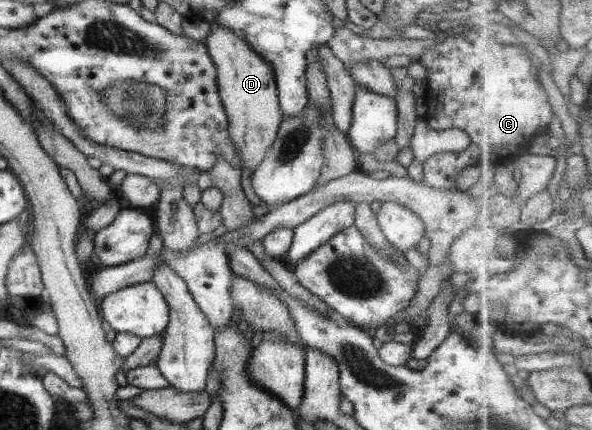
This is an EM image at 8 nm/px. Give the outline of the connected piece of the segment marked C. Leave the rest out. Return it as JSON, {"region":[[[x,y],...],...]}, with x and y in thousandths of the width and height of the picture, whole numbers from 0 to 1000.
{"region":[[[791,51],[787,56],[775,60],[775,77],[770,77],[769,84],[760,84],[738,102],[733,102],[728,112],[721,114],[721,121],[715,121],[713,128],[706,135],[704,142],[711,142],[721,163],[720,179],[720,202],[723,216],[716,223],[721,256],[718,265],[720,288],[735,302],[752,302],[758,300],[758,293],[767,293],[769,298],[784,302],[794,321],[794,337],[789,347],[780,349],[779,353],[740,353],[731,363],[718,370],[718,377],[713,379],[715,386],[715,426],[728,437],[738,442],[765,442],[770,437],[770,414],[775,409],[775,402],[792,384],[807,384],[821,405],[828,400],[834,388],[841,384],[853,381],[858,372],[868,372],[875,365],[880,365],[894,356],[900,328],[909,314],[924,312],[927,288],[934,284],[934,247],[927,237],[927,219],[924,209],[917,205],[917,195],[910,188],[910,158],[900,149],[900,140],[877,112],[873,105],[860,105],[850,100],[843,93],[838,79],[824,77],[807,77],[802,65]]]}

